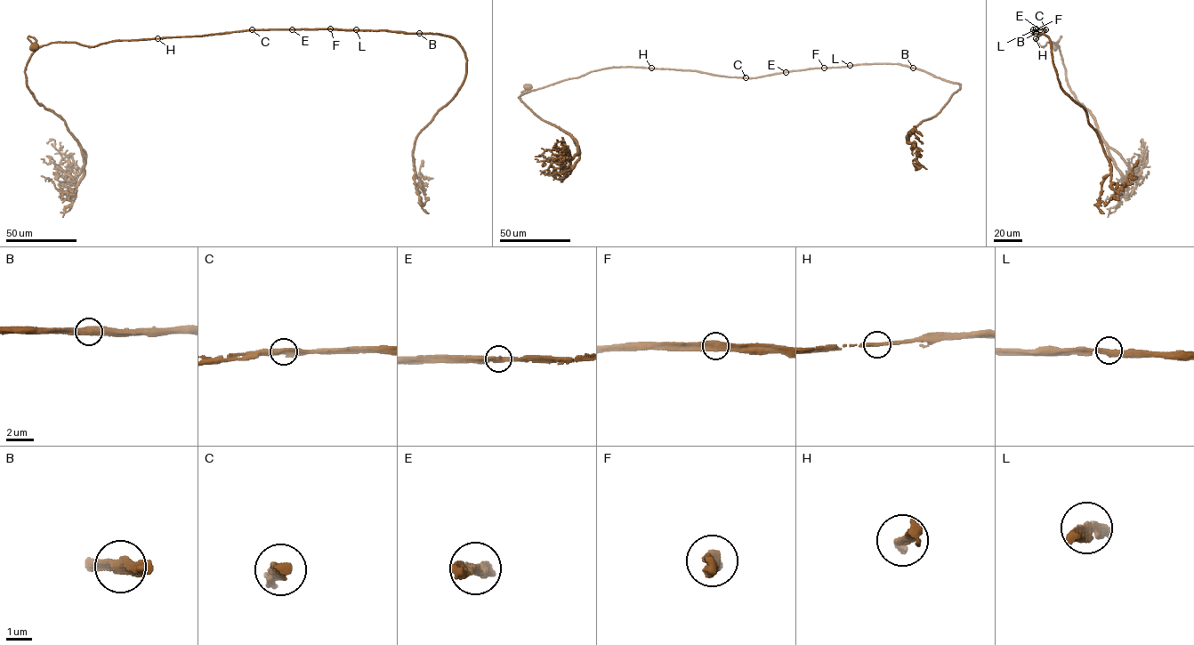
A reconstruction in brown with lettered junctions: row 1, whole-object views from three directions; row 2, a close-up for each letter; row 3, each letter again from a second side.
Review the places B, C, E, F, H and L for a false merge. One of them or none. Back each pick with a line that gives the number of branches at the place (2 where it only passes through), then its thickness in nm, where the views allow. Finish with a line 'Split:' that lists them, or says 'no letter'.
Split: no letter

